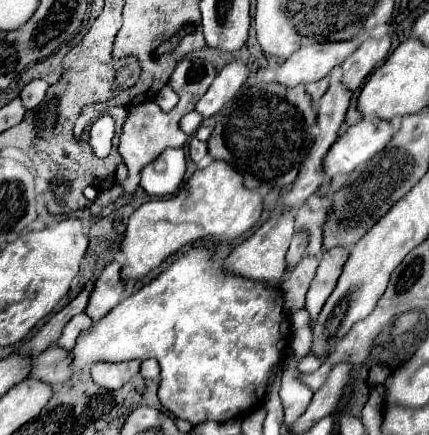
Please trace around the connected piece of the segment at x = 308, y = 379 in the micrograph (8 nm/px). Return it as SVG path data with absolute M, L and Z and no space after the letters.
M324 363L321 367L312 374L301 374L300 379L303 383L308 385L312 391L317 391L323 383L327 380L332 367Z

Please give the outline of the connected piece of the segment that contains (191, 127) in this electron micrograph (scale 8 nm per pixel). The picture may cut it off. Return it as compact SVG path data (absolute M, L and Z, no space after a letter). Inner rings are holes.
M190 112L190 114L182 116L182 120L180 120L180 130L186 132L188 136L192 136L192 134L198 130L200 122L202 122L202 116L200 116L198 112Z

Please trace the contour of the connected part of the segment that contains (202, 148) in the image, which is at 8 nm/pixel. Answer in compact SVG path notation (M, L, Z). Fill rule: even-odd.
M192 136L192 138L190 138L188 152L190 152L190 158L192 158L192 162L194 162L194 164L198 164L198 162L208 154L206 144L204 144L204 142L200 142L196 136Z

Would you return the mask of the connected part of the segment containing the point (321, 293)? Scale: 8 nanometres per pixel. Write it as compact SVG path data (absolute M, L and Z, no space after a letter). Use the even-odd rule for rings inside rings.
M330 250L330 254L322 256L316 278L312 280L312 286L306 294L306 310L310 312L310 320L318 318L324 302L336 288L346 258L348 258L348 250Z

